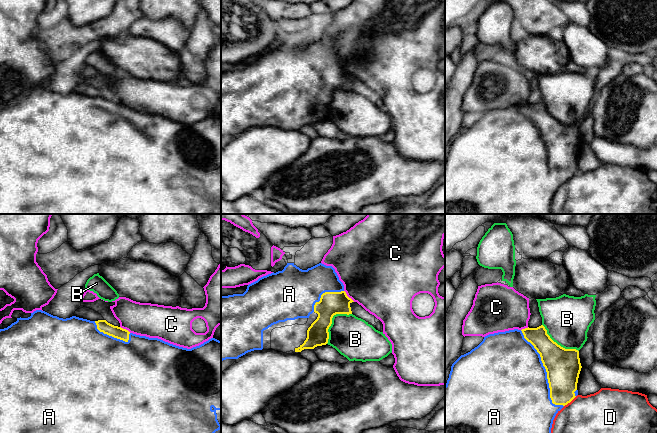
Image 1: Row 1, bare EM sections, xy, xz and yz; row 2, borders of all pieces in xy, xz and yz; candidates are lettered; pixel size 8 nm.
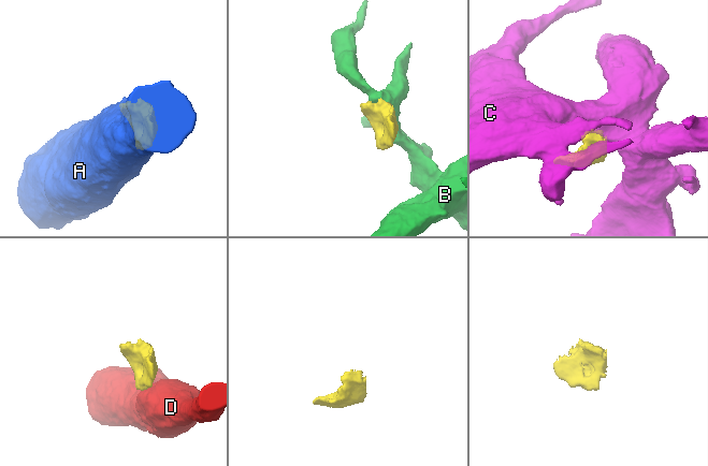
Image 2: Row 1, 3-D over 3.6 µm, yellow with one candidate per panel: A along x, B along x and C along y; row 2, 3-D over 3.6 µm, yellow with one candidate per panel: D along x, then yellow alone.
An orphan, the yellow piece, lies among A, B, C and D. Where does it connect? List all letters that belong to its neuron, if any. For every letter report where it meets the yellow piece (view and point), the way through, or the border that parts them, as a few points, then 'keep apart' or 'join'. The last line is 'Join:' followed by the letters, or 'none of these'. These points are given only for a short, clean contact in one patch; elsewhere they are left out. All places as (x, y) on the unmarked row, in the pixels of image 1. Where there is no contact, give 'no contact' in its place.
A: meets yellow in yz at (546, 147); join
B: meets yellow in xz at (331, 97); keep apart
C: meets yellow in xz at (347, 72); border along xz (344, 66), (354, 77); keep apart
D: meets yellow in yz at (570, 177); border along yz (576, 172), (564, 182); keep apart
Join: A

